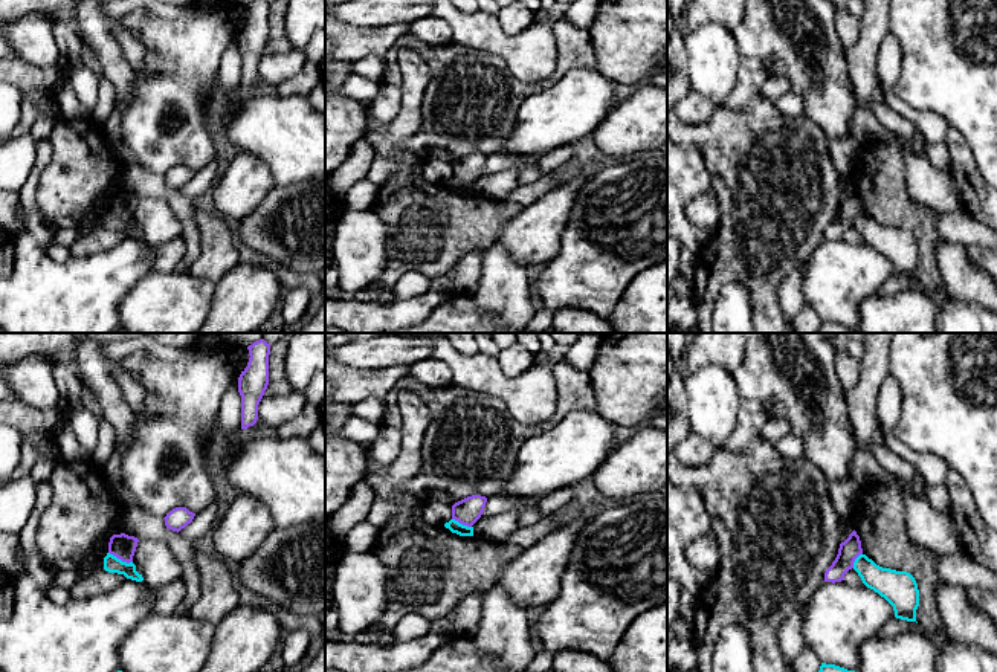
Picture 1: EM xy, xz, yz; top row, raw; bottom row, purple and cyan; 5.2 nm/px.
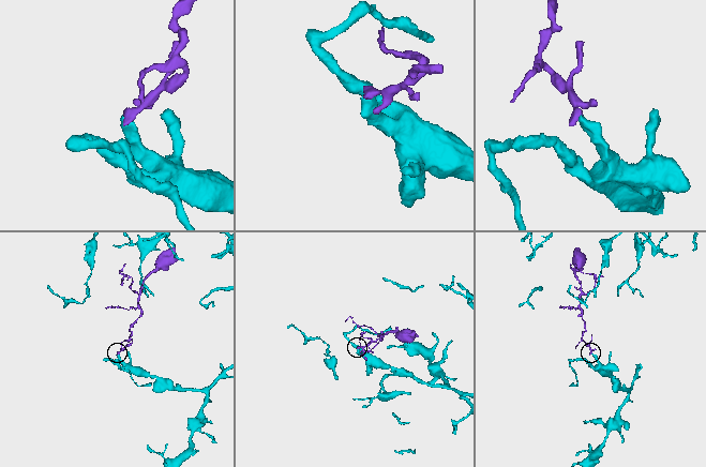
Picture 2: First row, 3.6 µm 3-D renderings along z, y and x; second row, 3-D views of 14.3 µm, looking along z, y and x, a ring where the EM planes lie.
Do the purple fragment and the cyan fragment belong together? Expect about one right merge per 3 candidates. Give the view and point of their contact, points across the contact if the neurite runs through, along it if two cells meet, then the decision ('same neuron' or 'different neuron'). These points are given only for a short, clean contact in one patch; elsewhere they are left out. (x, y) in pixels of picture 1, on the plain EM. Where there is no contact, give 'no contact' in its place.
meets purple in xy at (121, 217); border along xy (109, 210), (122, 219), (132, 220); different neuron

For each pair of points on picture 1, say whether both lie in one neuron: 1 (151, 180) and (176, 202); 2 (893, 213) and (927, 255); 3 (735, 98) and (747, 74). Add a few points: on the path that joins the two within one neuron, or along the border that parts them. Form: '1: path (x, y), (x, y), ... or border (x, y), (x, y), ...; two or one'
1: path (158, 187), (170, 196); one
2: path (906, 216), (927, 237), (927, 243); one
3: path (741, 92), (747, 86), (747, 80); one

